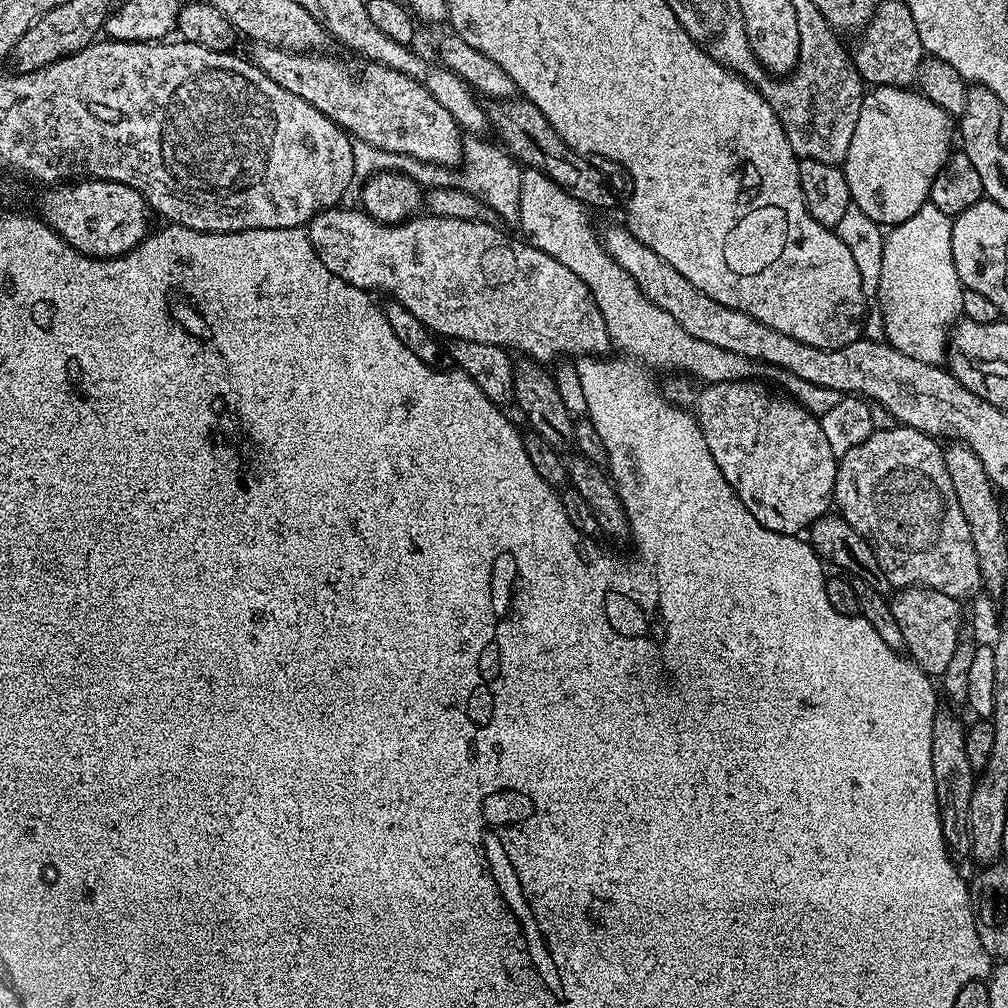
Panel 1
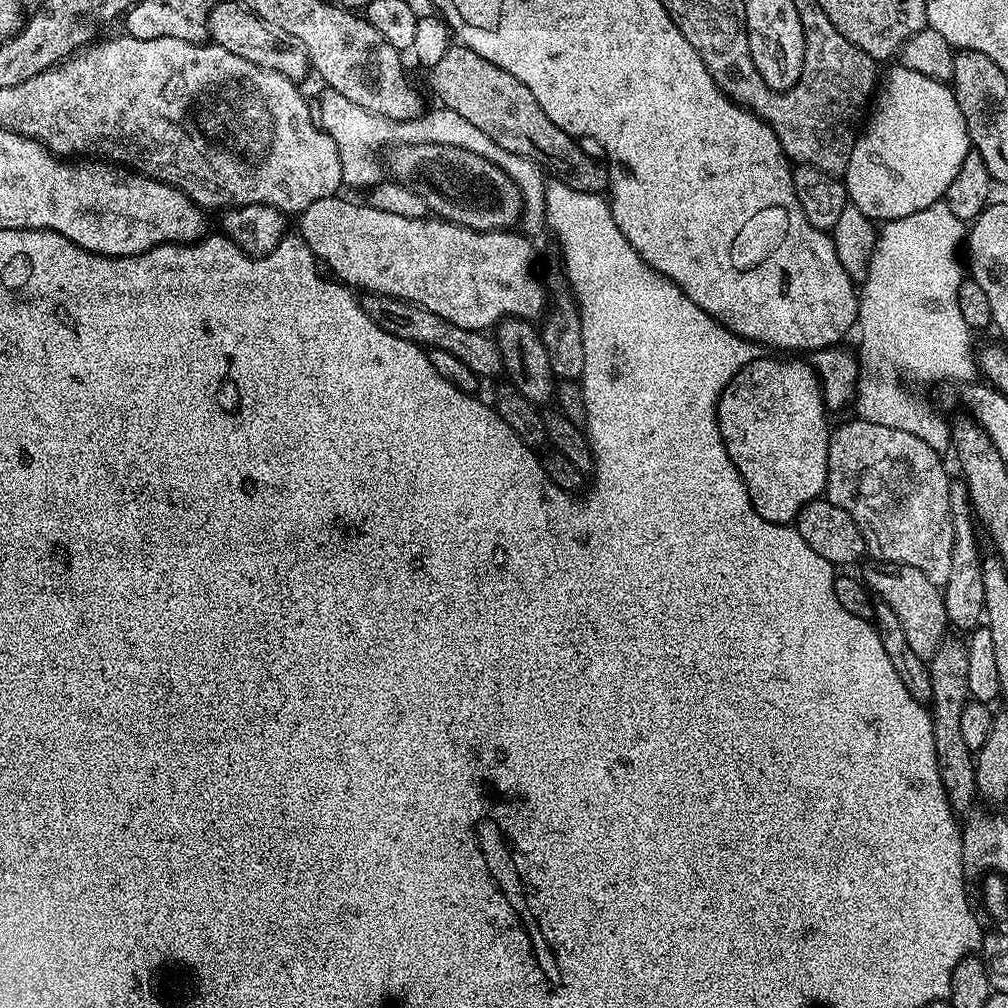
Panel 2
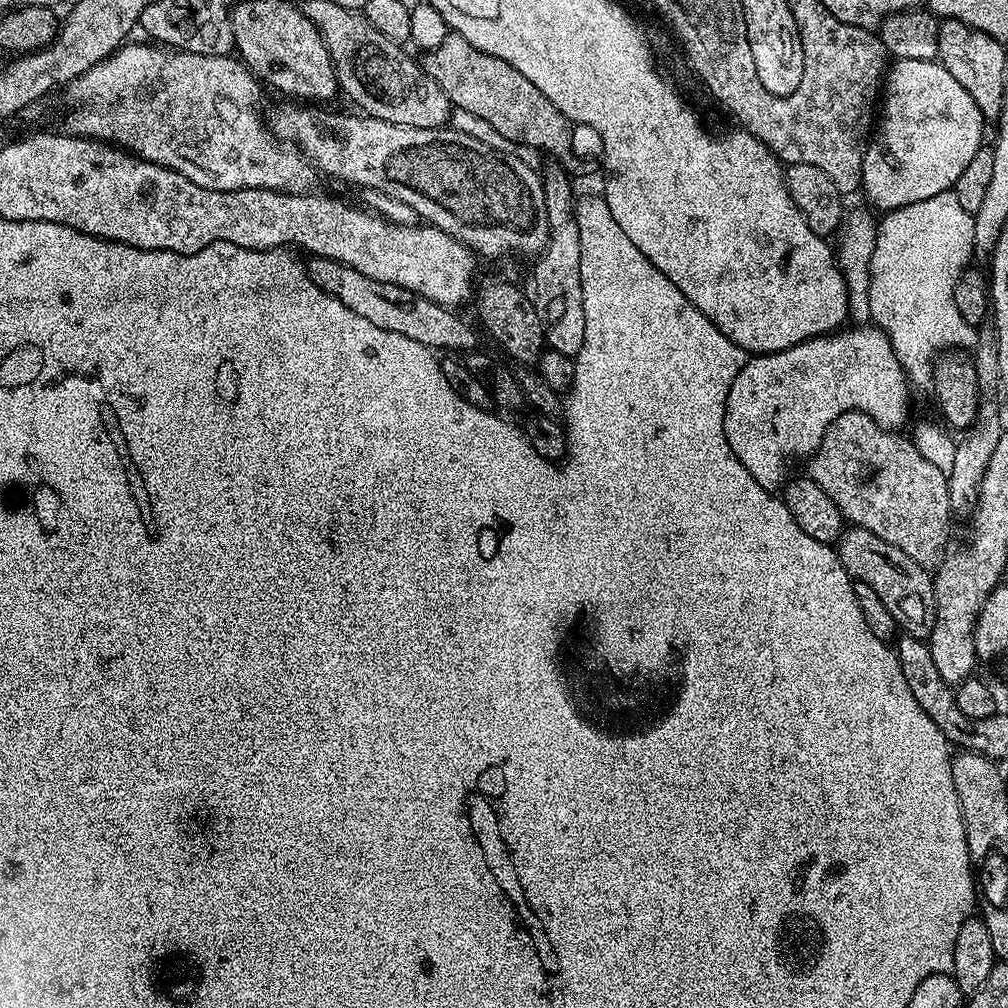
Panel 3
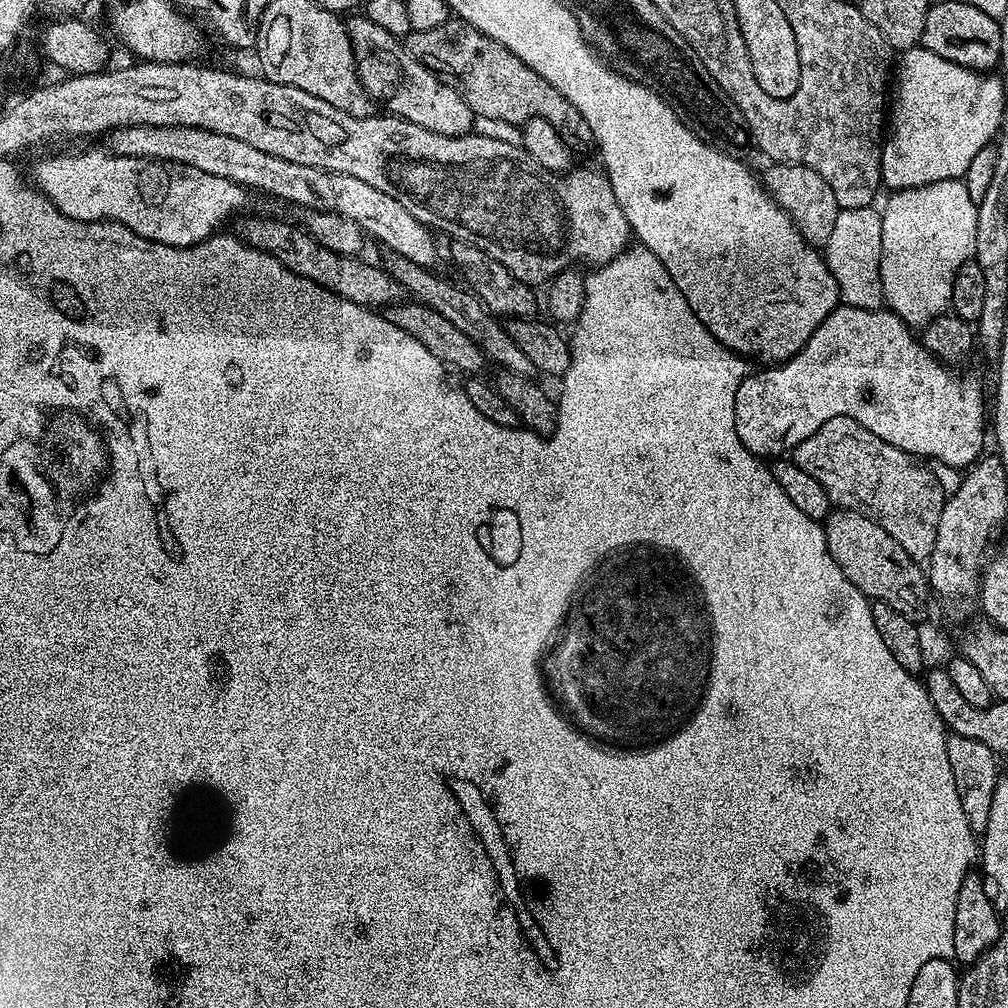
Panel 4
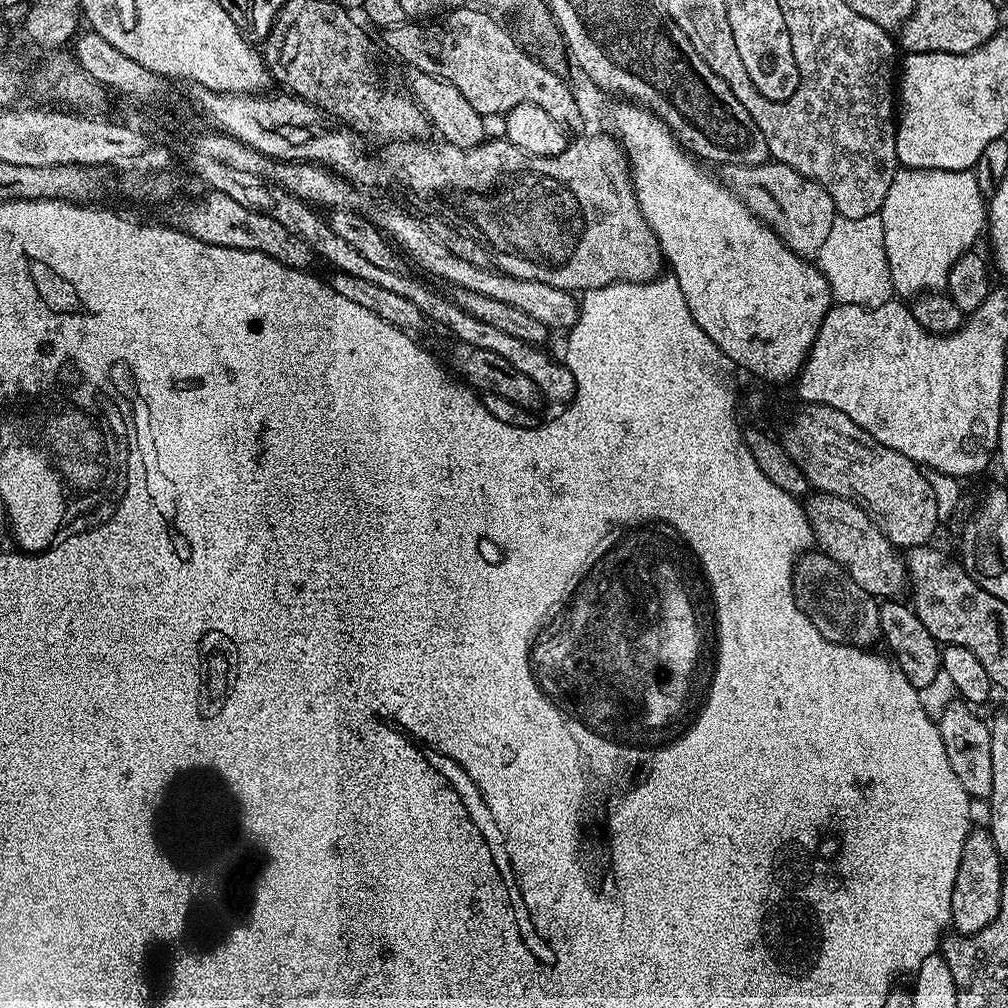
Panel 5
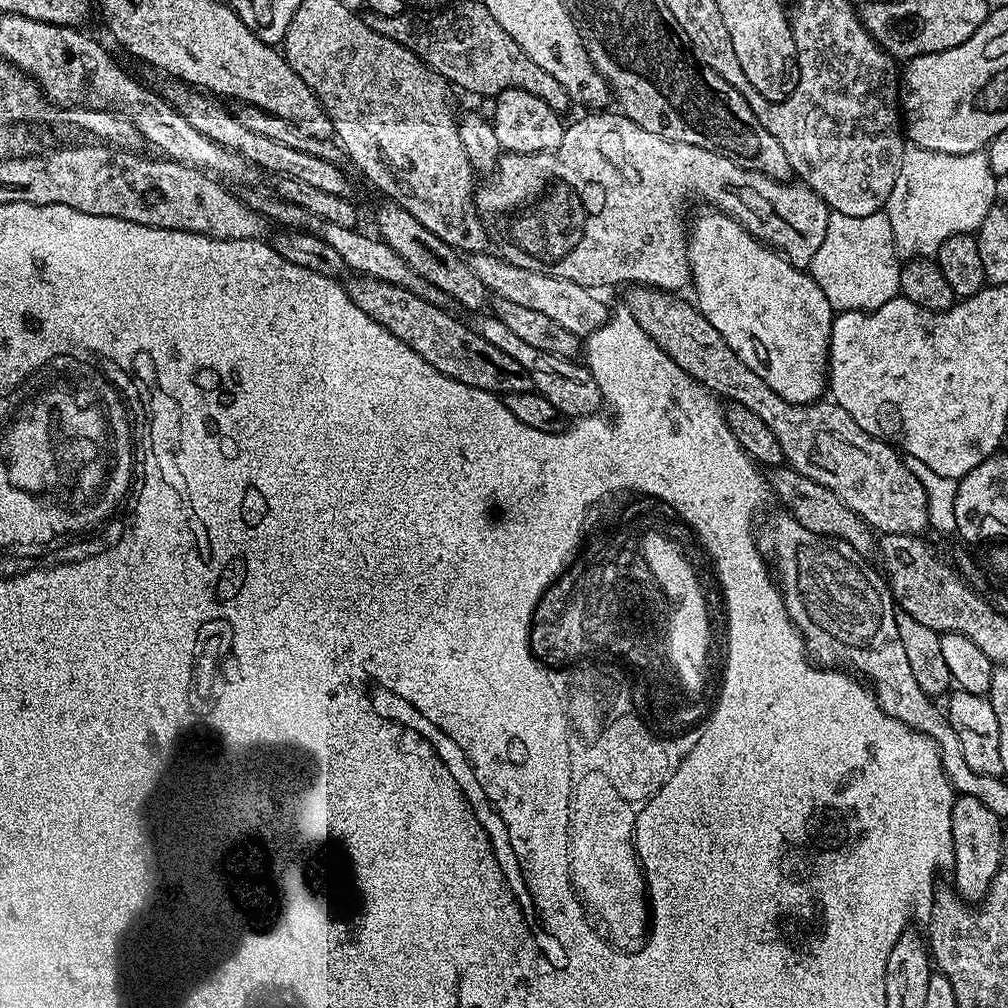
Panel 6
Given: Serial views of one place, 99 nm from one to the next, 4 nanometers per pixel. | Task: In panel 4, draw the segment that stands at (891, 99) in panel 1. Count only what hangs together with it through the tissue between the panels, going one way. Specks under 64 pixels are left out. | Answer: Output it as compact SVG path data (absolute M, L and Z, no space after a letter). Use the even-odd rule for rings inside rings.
M922 46L903 49L901 56L904 57L898 60L900 77L894 80L896 105L890 108L890 146L885 147L884 156L880 159L883 187L888 190L921 188L943 180L959 180L966 174L974 154L993 143L1000 131L1006 103L1005 81L1000 78L991 80L987 71L969 70L946 58L938 58L938 54Z

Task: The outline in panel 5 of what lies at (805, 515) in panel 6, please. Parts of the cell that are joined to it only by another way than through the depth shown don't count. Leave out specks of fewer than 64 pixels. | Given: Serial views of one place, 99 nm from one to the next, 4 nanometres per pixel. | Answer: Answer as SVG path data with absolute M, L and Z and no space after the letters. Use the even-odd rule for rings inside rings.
M813 491L811 495L803 501L804 512L808 515L808 521L812 527L812 539L815 547L839 564L847 572L862 590L866 590L873 598L896 598L901 595L900 591L909 587L908 566L901 549L895 544L891 544L886 538L886 534L868 516L868 512L860 505L847 500L841 496L835 496L829 492Z

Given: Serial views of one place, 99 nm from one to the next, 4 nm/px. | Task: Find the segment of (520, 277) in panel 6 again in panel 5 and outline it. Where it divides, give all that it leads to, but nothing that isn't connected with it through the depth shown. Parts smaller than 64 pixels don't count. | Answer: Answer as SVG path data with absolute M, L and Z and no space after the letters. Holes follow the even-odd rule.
M372 200L366 209L366 216L381 232L387 236L393 245L399 248L401 253L406 254L420 268L425 268L434 276L453 284L453 289L464 289L474 291L475 294L482 294L488 298L496 298L507 305L521 309L523 313L530 314L539 322L545 324L549 330L567 330L576 323L580 306L577 297L567 288L550 286L546 282L534 282L526 278L509 276L507 272L501 272L495 267L474 266L474 262L466 262L466 258L458 258L454 250L444 243L439 235L435 236L422 221L416 216L411 216L404 208L391 204L388 200Z

